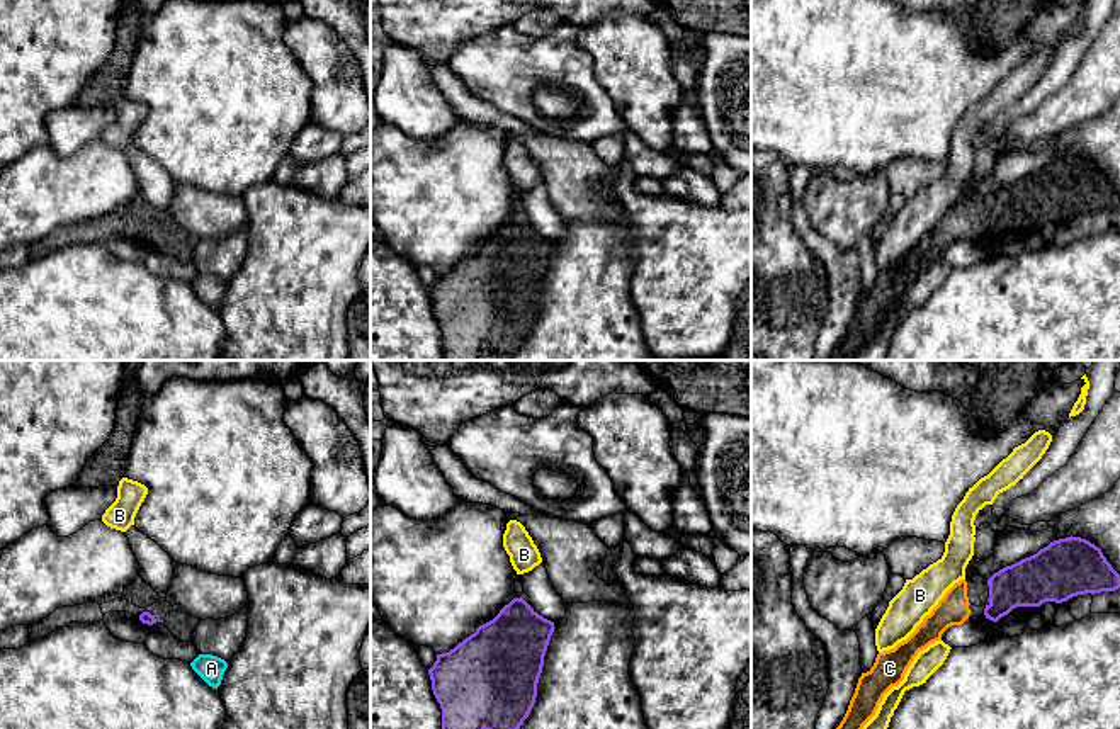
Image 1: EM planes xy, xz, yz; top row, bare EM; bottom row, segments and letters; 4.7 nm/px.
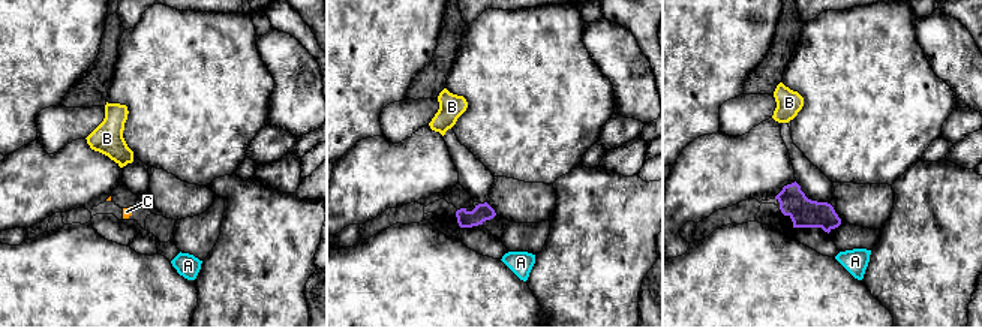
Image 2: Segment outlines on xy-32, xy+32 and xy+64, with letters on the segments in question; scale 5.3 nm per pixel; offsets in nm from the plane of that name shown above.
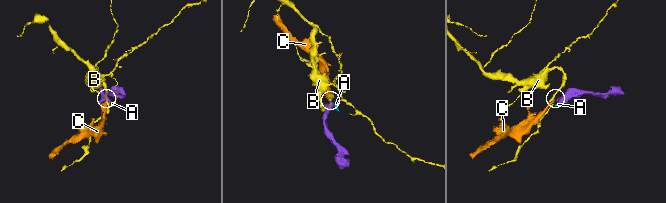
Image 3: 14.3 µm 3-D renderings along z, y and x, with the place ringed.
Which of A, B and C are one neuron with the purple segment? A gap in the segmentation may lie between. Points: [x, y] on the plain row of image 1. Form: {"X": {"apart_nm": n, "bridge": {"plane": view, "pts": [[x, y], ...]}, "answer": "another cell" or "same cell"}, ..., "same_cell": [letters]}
{"A": {"apart_nm": 260, "bridge": {"plane": "xy", "pts": [[155, 242], [194, 279]]}, "answer": "another cell"}, "B": {"apart_nm": 110, "bridge": {"plane": "xz", "pts": [[520, 216], [520, 192]]}, "answer": "another cell"}, "C": {"apart_nm": 70, "bridge": {"plane": "yz", "pts": [[984, 228], [969, 228]]}, "answer": "same cell"}, "same_cell": ["C"]}

